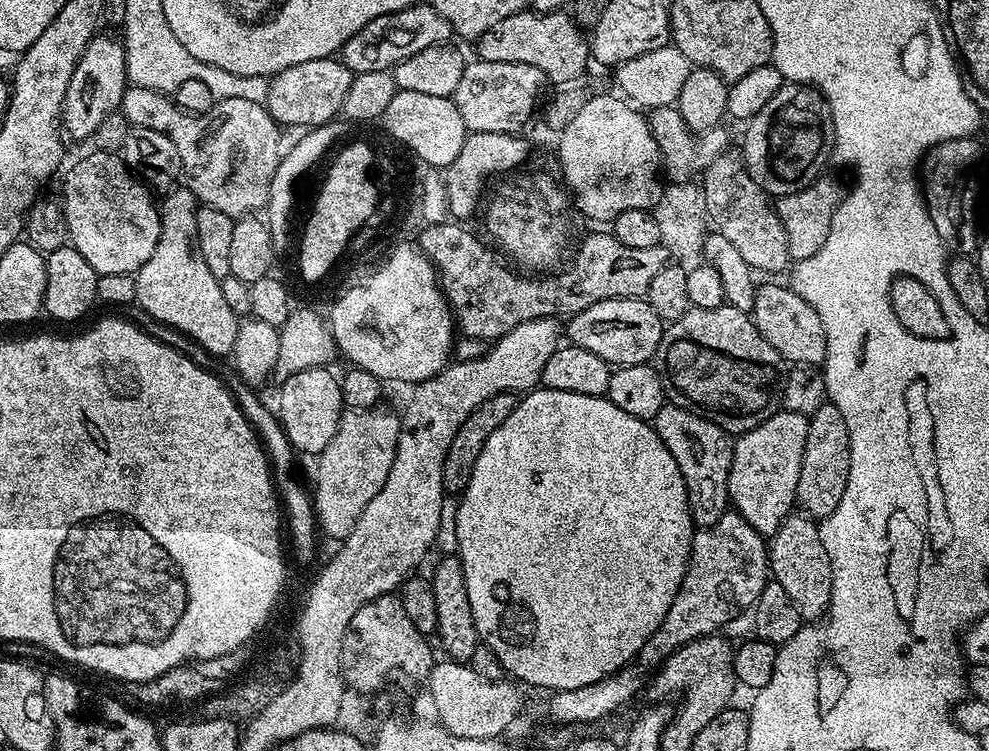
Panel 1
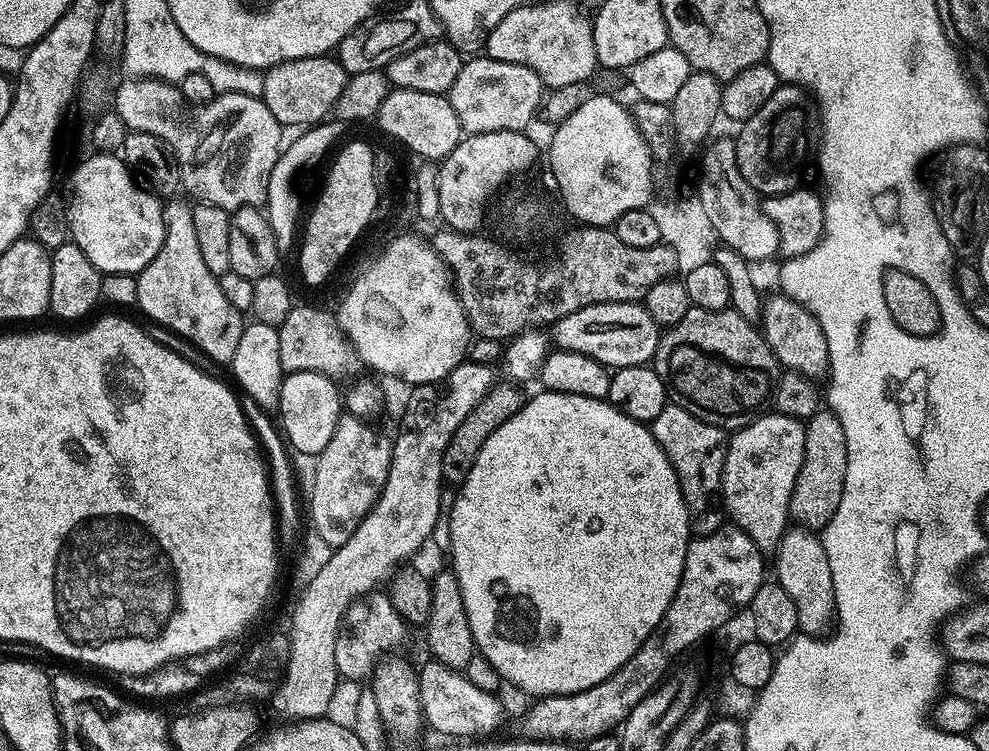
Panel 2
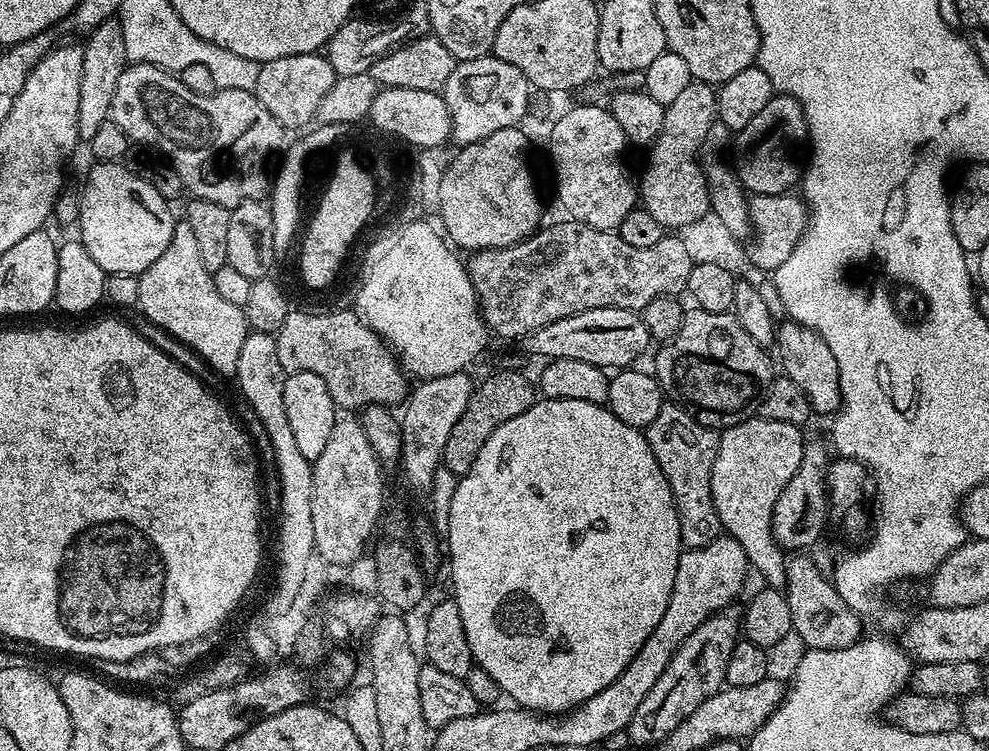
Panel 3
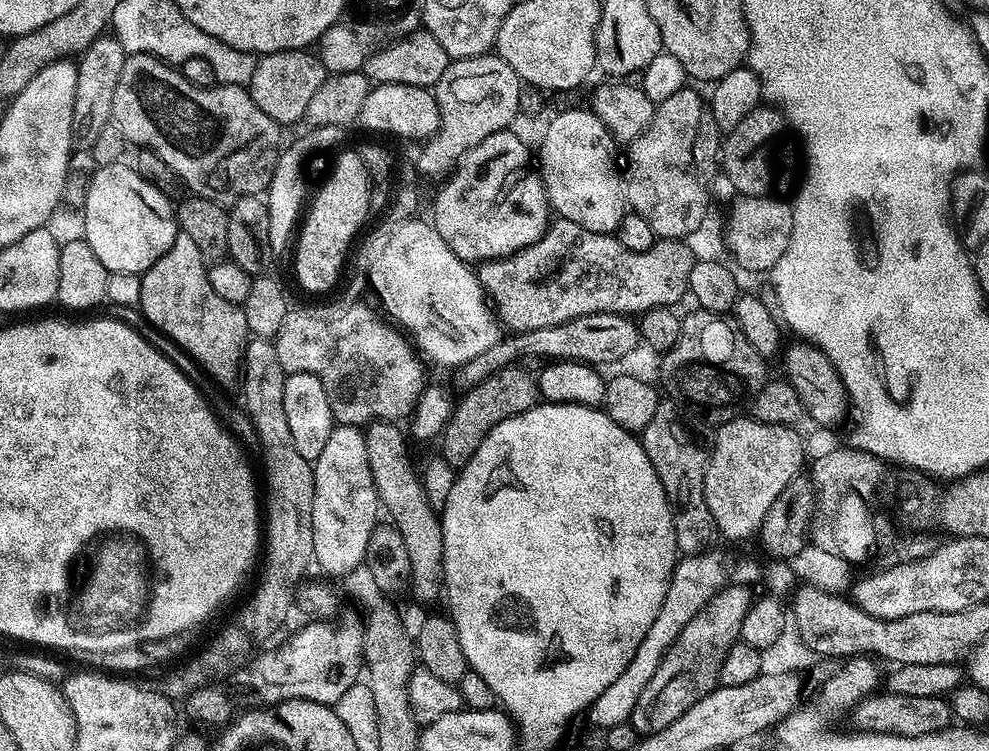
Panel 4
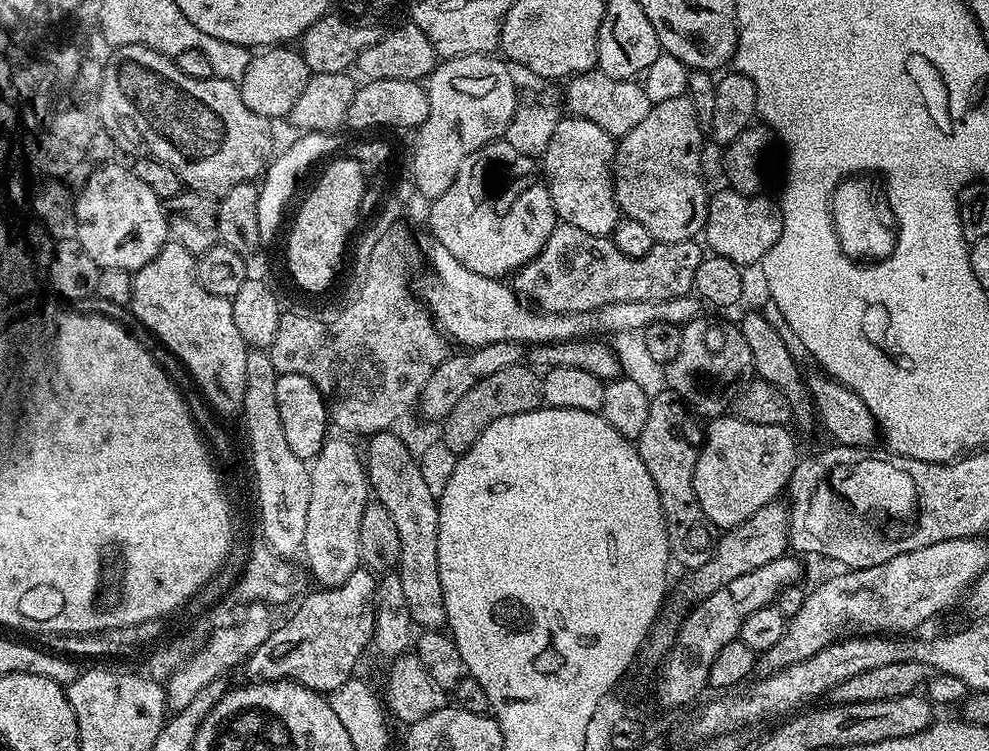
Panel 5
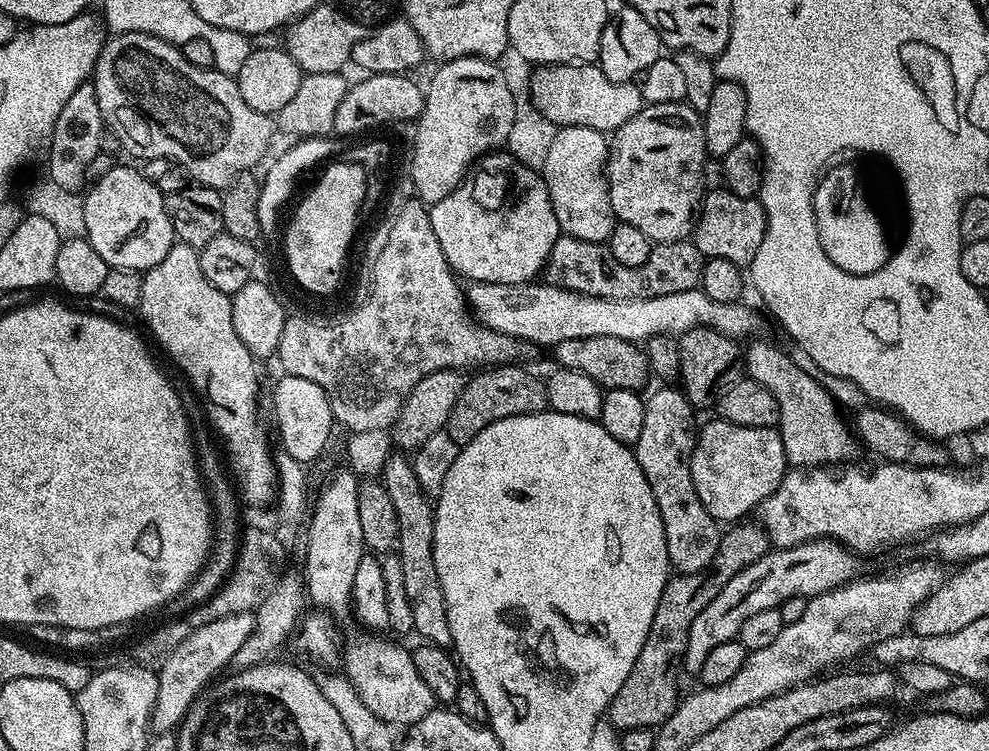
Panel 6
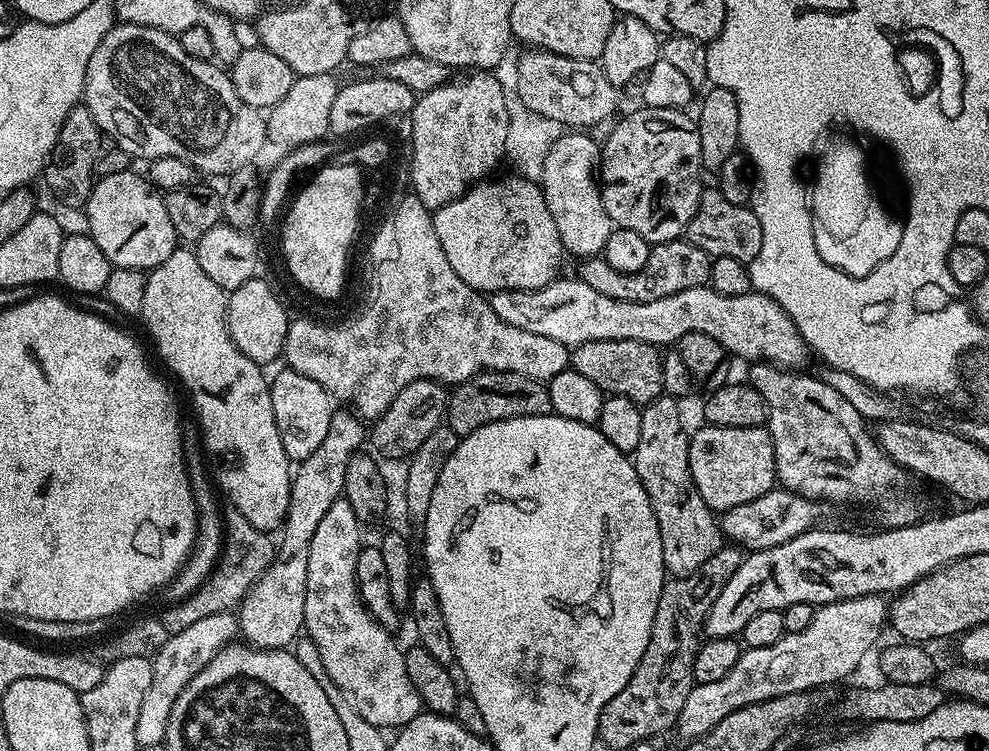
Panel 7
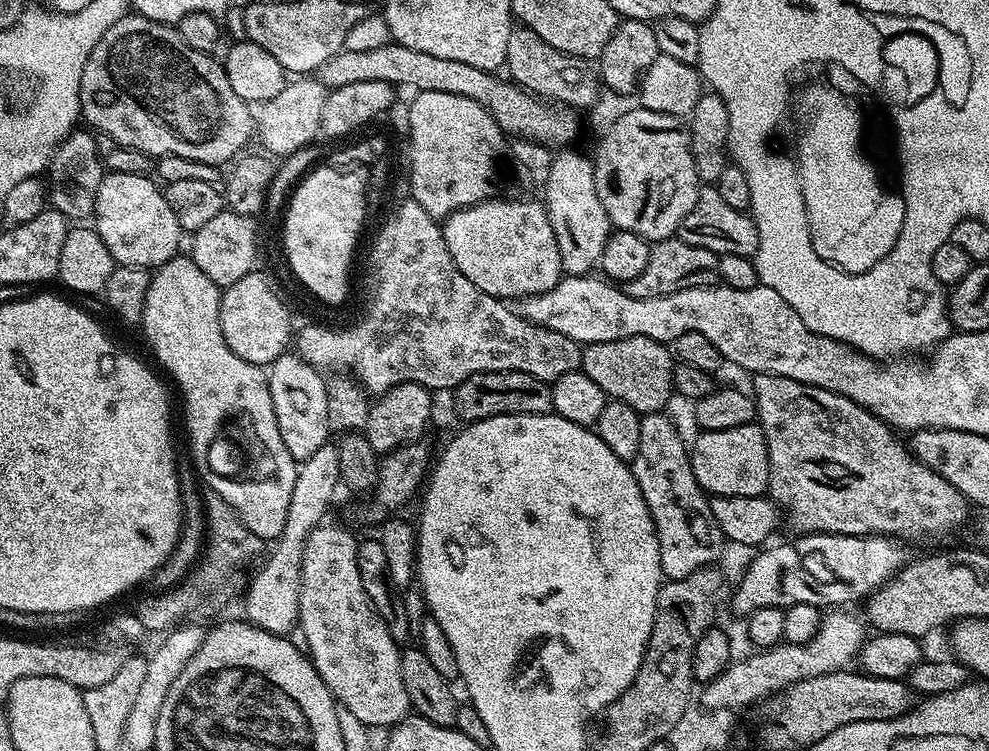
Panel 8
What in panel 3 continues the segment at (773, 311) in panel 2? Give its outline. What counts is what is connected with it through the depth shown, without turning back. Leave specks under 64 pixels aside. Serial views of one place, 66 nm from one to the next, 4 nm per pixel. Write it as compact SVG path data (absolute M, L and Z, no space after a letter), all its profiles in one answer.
M788 318L777 327L775 347L780 347L780 360L778 356L778 364L782 367L783 375L789 376L797 386L802 389L802 394L806 394L806 398L810 402L813 413L817 417L828 416L840 411L842 397L840 394L840 375L838 374L838 362L834 359L834 354L830 350L830 346L826 346L826 342L822 342L822 338L814 330L810 330L806 326L796 323L795 320Z

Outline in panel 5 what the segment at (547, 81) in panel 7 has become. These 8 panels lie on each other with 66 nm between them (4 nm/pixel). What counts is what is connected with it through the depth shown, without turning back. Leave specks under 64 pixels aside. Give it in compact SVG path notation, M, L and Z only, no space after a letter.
M599 70L571 77L566 87L562 92L563 107L571 115L594 122L594 126L602 126L602 130L606 130L606 134L610 134L613 138L630 134L630 130L634 130L634 126L638 126L638 122L646 118L646 114L653 106L650 98L646 98L643 83L635 79L615 80Z

